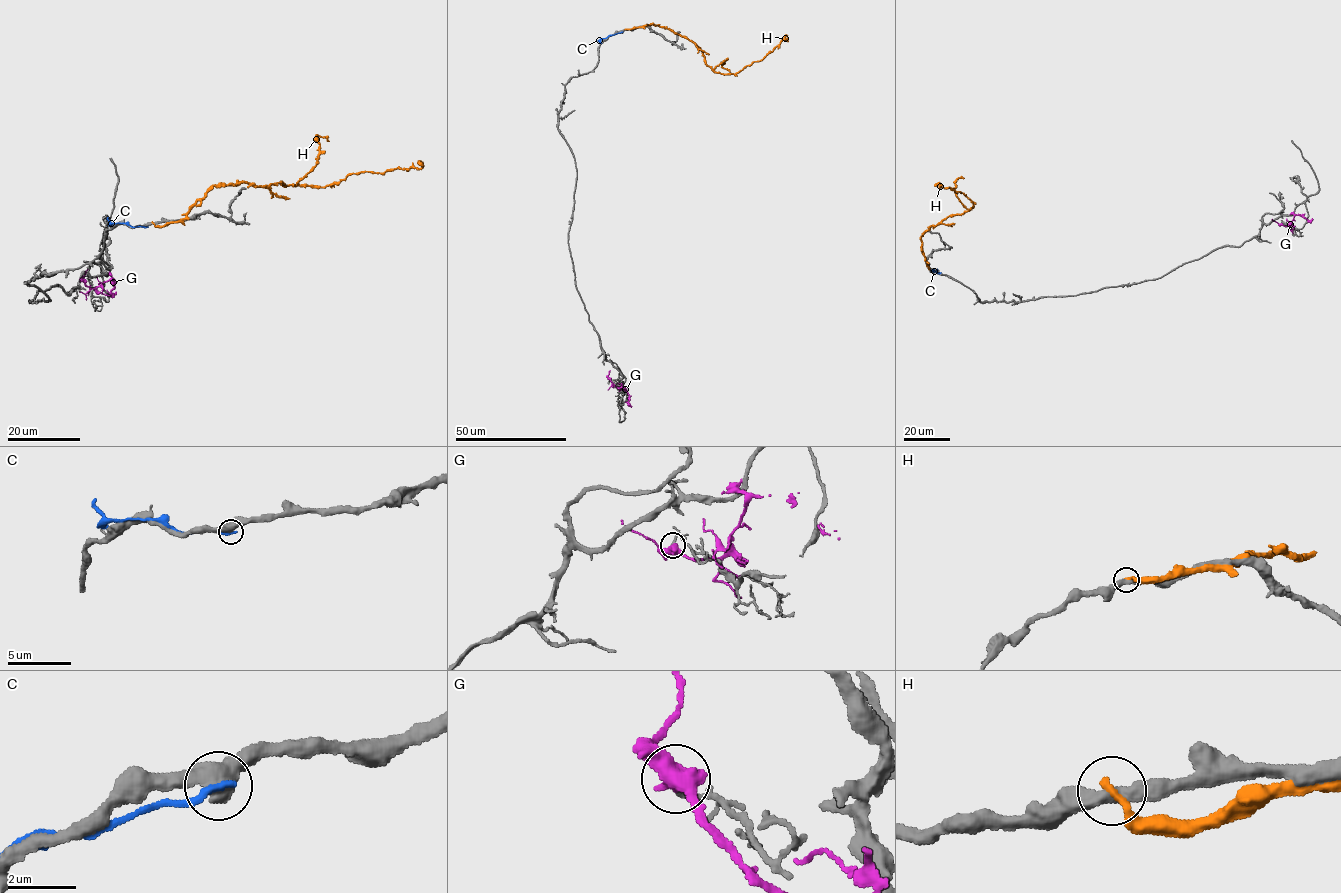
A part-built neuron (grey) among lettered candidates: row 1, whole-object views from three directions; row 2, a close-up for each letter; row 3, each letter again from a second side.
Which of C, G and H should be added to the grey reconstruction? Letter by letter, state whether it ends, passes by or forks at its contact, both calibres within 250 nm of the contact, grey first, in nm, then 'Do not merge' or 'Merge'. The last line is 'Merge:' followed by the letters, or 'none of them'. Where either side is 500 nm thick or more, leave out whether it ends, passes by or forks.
C: Thickness 550 nm (grey) against 240 nm. Do not merge
G: Thickness 160 nm (grey) against 550 nm. Do not merge
H: It ends there. Thickness 400 nm (grey) against 240 nm. Do not merge
Merge: none of them

